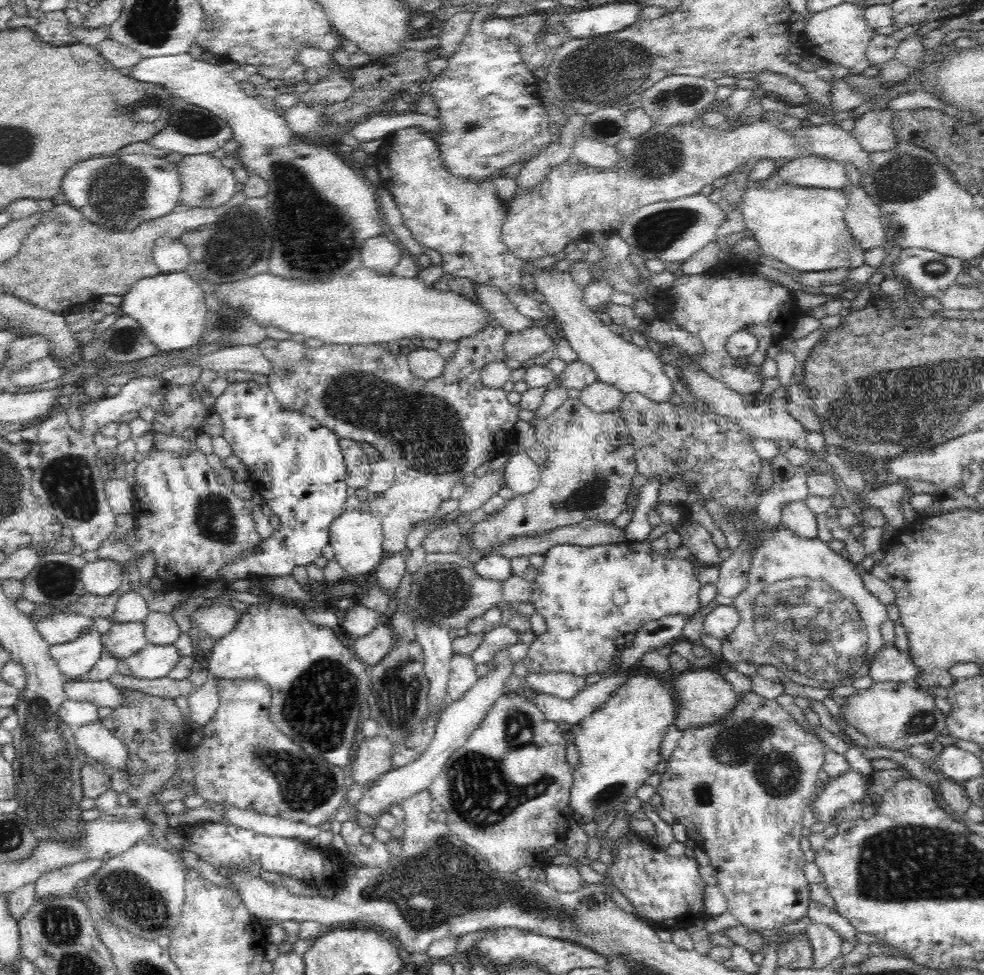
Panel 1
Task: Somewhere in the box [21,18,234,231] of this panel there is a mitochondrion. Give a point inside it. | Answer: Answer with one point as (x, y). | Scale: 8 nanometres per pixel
(197, 125)

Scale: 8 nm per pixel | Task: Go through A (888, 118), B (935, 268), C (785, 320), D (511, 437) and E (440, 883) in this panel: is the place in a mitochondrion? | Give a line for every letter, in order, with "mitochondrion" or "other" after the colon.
A: other
B: mitochondrion
C: other
D: other
E: mitochondrion

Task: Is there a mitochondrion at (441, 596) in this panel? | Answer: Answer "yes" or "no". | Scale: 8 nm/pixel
yes

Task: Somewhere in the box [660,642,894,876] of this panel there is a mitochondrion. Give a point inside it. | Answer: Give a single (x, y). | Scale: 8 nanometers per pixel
(751, 743)

